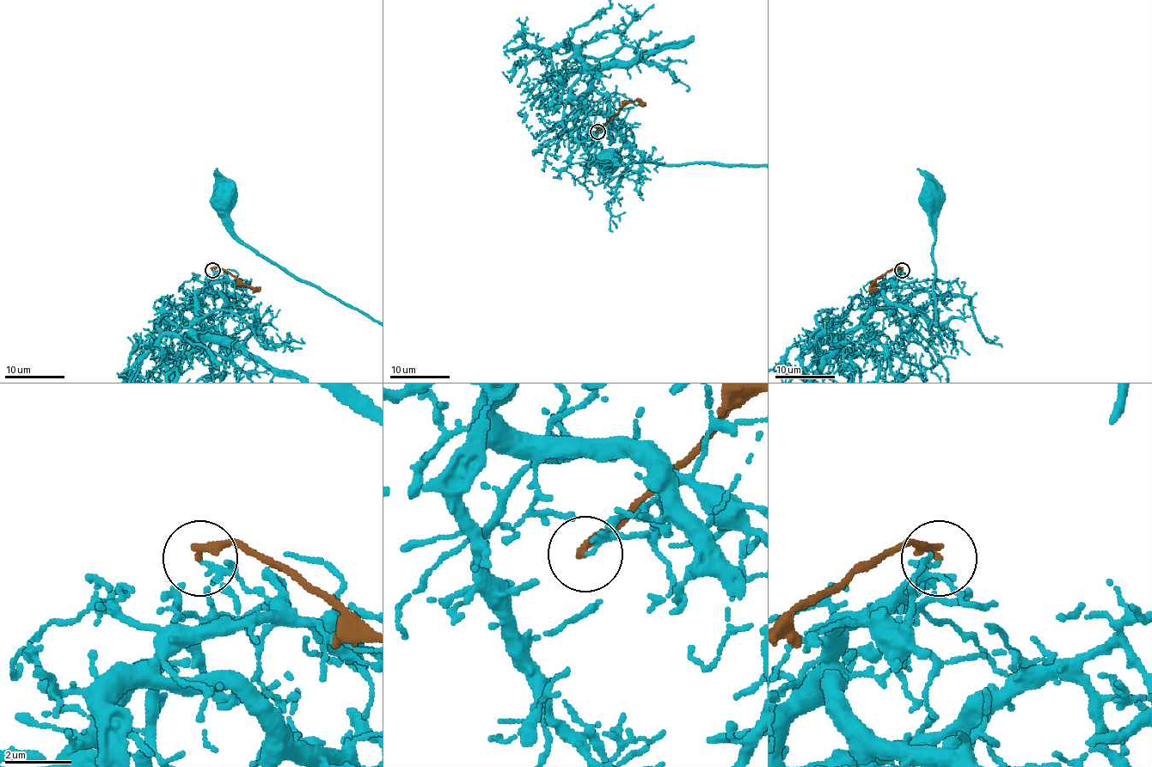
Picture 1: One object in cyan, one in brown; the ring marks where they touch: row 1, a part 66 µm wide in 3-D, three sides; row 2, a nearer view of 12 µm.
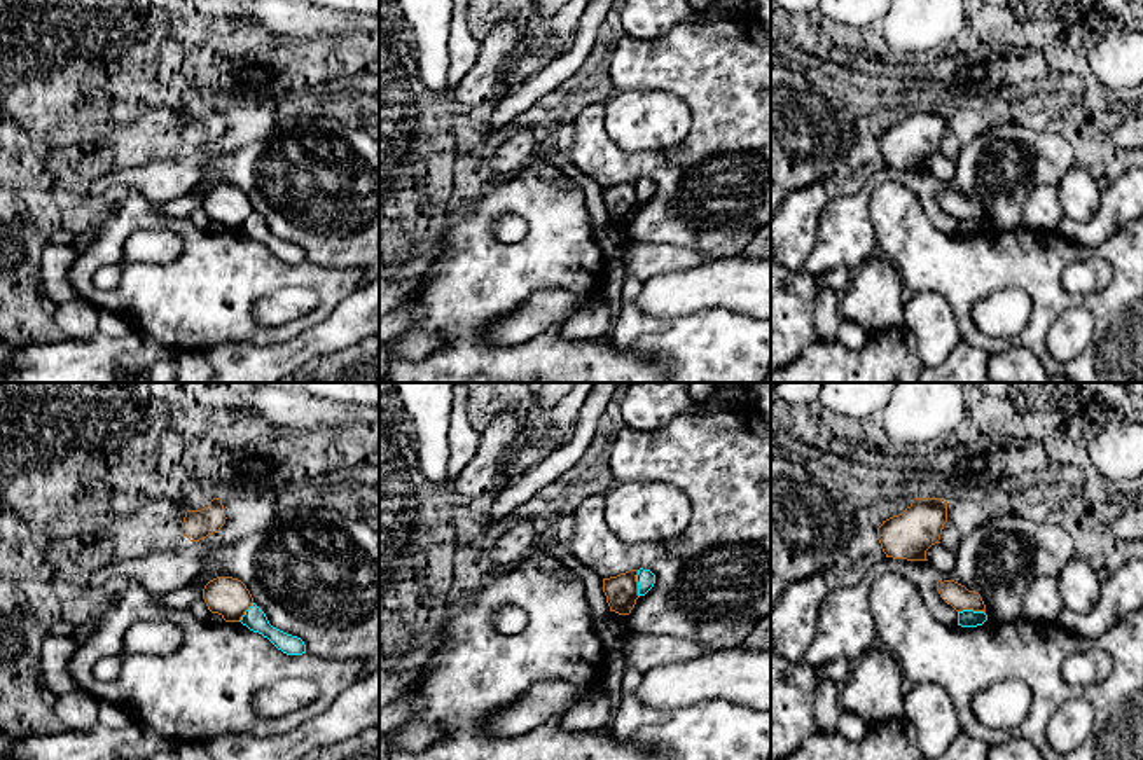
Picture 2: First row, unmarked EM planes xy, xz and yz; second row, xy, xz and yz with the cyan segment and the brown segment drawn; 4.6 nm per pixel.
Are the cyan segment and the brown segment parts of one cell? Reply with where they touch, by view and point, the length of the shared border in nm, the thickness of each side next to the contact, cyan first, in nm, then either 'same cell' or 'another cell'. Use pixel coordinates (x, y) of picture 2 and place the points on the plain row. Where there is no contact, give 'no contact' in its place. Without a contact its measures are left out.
contact yz (972, 219); length 130 nm; calibres 80 and 110 nm; another cell

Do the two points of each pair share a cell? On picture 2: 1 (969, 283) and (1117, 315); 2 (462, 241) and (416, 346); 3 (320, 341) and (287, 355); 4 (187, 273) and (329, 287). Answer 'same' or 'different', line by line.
1: same
2: different
3: same
4: same

